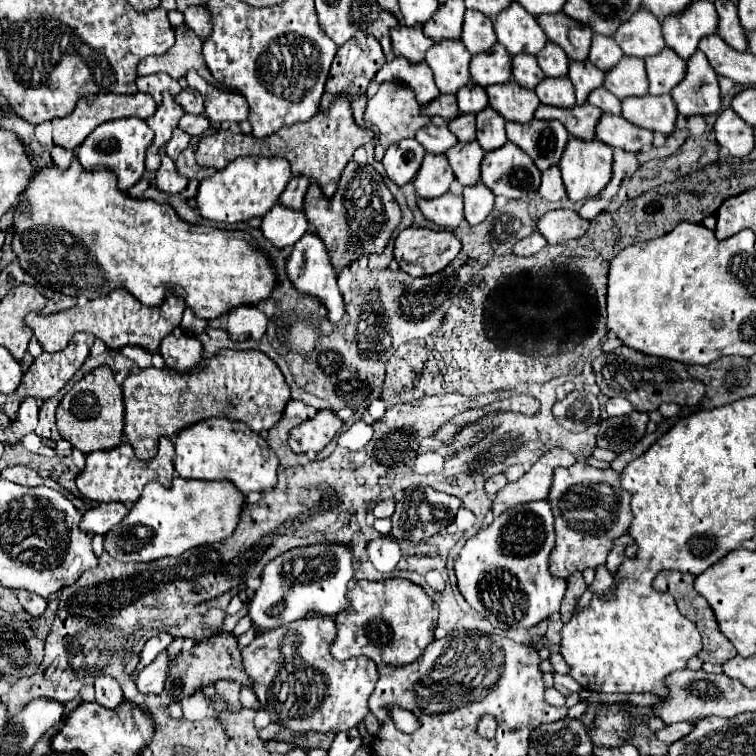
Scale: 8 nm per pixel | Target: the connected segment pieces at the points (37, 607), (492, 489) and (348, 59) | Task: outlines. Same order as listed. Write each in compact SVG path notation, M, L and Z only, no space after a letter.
M19 590L17 596L19 596L21 606L23 606L31 616L41 616L41 614L45 612L45 608L47 608L47 602L49 602L49 600L45 600L45 598L37 596L37 594L27 592L27 590Z
M495 474L495 476L491 476L491 478L485 482L485 490L487 490L491 496L495 496L501 488L505 488L505 484L507 484L505 474Z
M357 32L355 40L349 40L345 46L337 50L337 56L331 64L331 72L325 84L325 94L321 102L333 102L339 96L347 96L349 100L357 100L367 92L369 82L375 78L377 70L385 64L385 54L377 40L367 40L367 34Z

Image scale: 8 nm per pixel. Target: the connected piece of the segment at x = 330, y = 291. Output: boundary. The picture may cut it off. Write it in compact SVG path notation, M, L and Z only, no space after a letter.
M307 232L307 234L293 246L293 252L291 252L291 256L287 258L287 264L285 264L285 272L287 272L287 278L291 280L291 284L295 286L297 292L307 294L307 296L313 296L313 298L317 298L321 304L325 304L329 322L339 322L339 320L341 320L341 316L345 314L343 296L341 296L339 288L337 288L337 278L335 278L335 272L333 272L329 254L325 252L323 242L321 242L313 232Z

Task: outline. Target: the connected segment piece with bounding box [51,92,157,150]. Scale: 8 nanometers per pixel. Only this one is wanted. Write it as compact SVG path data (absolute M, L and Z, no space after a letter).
M137 92L137 94L97 94L97 96L85 96L77 102L75 110L71 112L71 116L63 116L63 118L57 118L53 120L53 142L65 150L77 150L81 146L81 142L103 122L109 122L109 120L117 120L117 118L129 118L129 116L135 116L135 118L143 118L147 120L149 116L153 116L153 112L157 110L157 104L153 100L151 94L143 94L143 92Z

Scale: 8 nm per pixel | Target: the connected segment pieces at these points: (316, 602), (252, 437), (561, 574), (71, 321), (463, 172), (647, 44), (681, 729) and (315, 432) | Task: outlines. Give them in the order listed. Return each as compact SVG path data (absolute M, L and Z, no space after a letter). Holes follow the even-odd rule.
M311 544L293 548L265 566L261 574L261 586L251 600L249 616L261 630L279 628L313 614L333 618L349 608L347 590L351 578L353 550L347 544Z
M209 418L175 436L175 470L185 480L229 480L241 494L263 492L277 484L277 458L269 444L241 422Z
M577 462L571 468L557 468L549 502L555 514L557 546L551 554L551 574L557 578L569 578L573 572L597 568L605 564L613 540L629 532L633 512L629 508L631 494L621 486L621 474L615 470L599 470L585 462ZM603 484L607 484L607 498L603 498Z
M117 288L109 296L91 300L85 306L75 306L75 308L69 308L69 310L51 314L51 316L33 314L33 316L25 316L24 321L33 330L41 348L51 354L63 350L75 332L89 332L95 338L99 338L101 342L105 342L107 348L115 348L115 350L135 344L149 352L157 352L161 340L165 336L169 336L173 332L173 328L177 328L181 324L183 310L185 310L185 300L175 294L169 294L165 298L163 306L149 308L149 306L143 306L139 300L135 300L127 290Z
M459 142L449 152L445 152L455 178L463 186L473 186L479 182L479 166L485 150L477 142Z
M645 8L635 12L621 28L615 32L615 42L627 56L649 58L665 48L659 20Z
M679 722L679 724L669 724L667 728L659 730L659 732L657 732L657 738L669 746L669 744L675 744L677 740L685 738L689 732L691 732L691 724Z
M319 410L313 418L295 426L289 434L289 446L293 452L319 452L323 450L333 436L341 430L343 422L331 410Z

